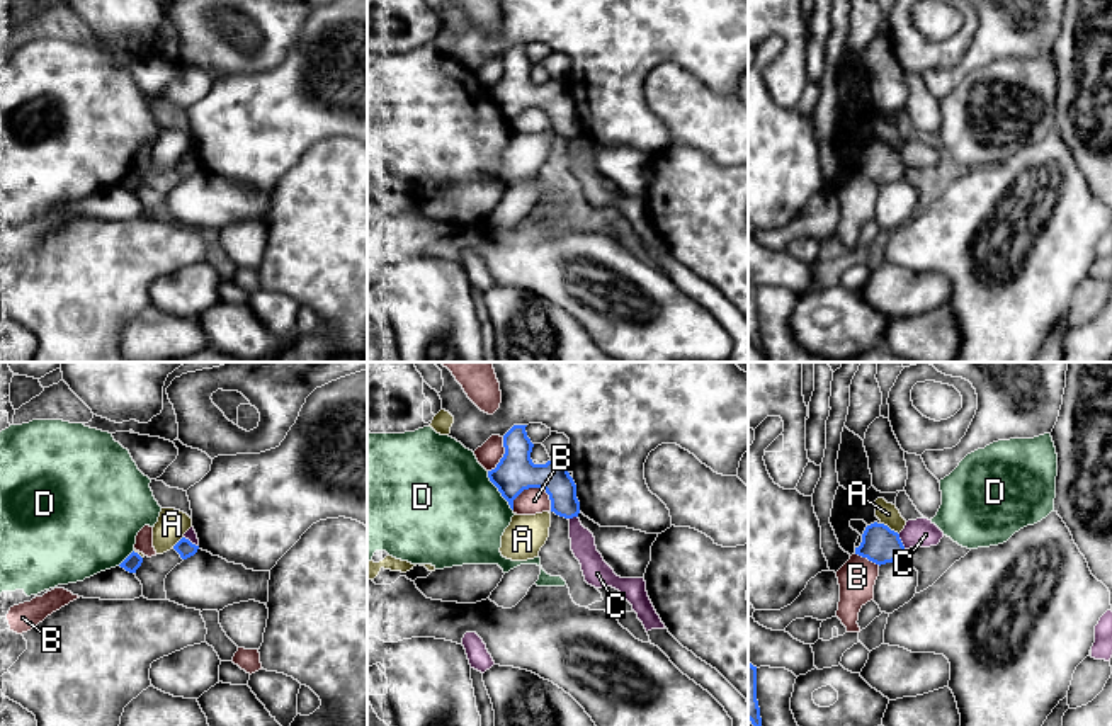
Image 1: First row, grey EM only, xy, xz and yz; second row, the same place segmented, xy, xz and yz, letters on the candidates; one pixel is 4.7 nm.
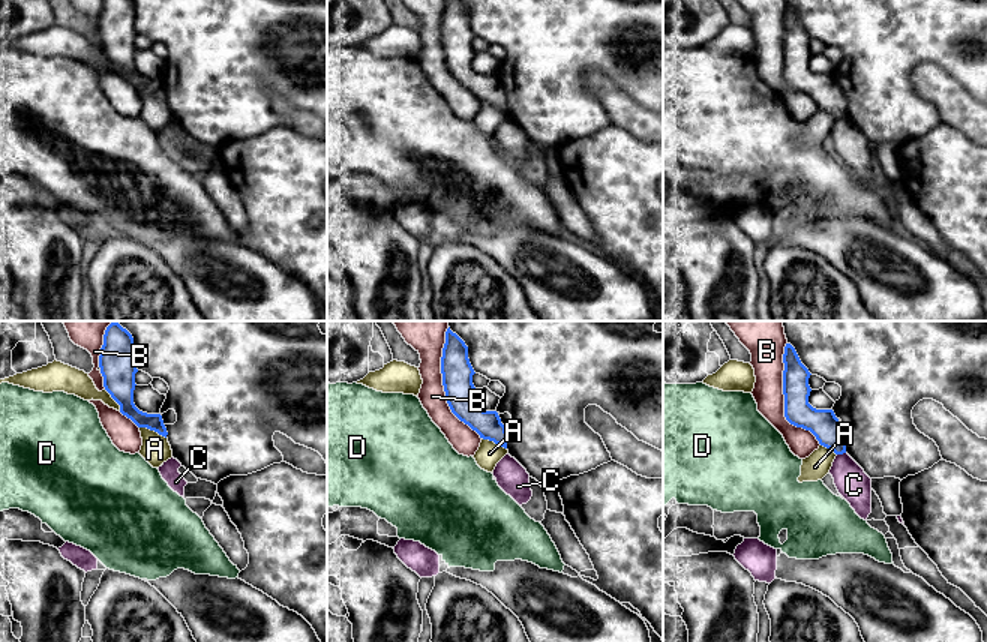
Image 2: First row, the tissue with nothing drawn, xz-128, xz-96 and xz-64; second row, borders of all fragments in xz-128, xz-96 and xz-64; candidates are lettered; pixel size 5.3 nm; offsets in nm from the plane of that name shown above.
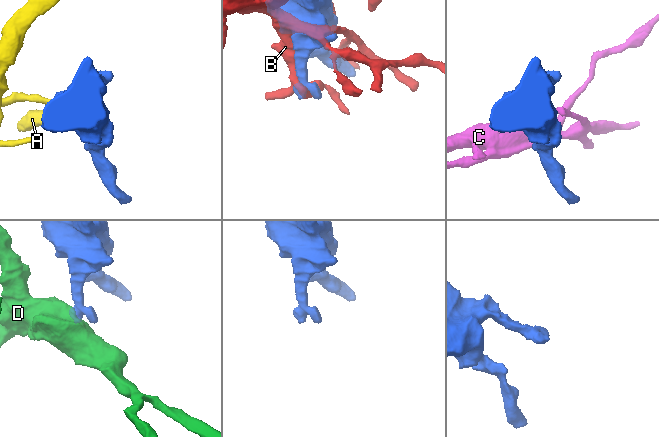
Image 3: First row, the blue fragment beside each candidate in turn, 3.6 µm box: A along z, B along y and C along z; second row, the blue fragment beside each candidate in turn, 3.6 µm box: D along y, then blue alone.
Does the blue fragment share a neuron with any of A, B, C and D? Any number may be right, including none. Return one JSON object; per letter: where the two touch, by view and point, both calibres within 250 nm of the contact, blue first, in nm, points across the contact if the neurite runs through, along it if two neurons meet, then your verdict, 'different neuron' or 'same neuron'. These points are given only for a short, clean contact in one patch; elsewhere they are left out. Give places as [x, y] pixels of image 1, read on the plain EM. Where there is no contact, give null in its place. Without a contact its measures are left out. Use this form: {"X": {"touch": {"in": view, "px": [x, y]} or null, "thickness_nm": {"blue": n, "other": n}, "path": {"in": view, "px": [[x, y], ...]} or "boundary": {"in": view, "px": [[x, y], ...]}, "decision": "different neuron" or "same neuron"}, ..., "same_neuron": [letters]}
{"A": {"touch": {"in": "yz", "px": [888, 147]}, "thickness_nm": {"blue": 180, "other": 100}, "decision": "different neuron"}, "B": {"touch": {"in": "xz", "px": [529, 106]}, "thickness_nm": {"blue": 190, "other": 130}, "decision": "different neuron"}, "C": {"touch": {"in": "yz", "px": [900, 160]}, "thickness_nm": {"blue": 180, "other": 140}, "boundary": {"in": "yz", "px": [[898, 153], [905, 167]]}, "decision": "different neuron"}, "D": {"touch": {"in": "xz", "px": [499, 109]}, "thickness_nm": {"blue": 190, "other": 480}, "decision": "different neuron"}, "same_neuron": []}

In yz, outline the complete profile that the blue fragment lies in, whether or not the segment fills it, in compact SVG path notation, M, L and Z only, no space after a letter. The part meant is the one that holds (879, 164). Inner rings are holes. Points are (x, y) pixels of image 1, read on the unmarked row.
M874 141L865 146L862 162L855 167L855 173L881 185L901 179L905 165L898 151L891 150L884 143Z

